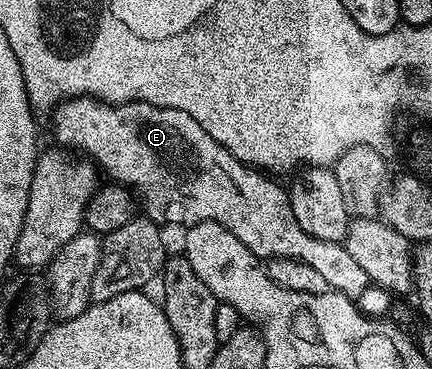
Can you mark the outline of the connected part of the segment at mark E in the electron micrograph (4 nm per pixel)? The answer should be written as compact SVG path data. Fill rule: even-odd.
M72 97L59 102L53 110L53 116L55 122L51 129L59 144L56 146L67 151L80 149L83 152L80 154L90 158L102 172L104 169L114 184L130 190L142 211L144 209L147 212L144 213L146 220L160 227L190 227L202 221L221 223L221 227L233 231L233 235L241 239L241 243L245 243L245 247L249 247L249 251L253 251L257 258L284 257L305 263L313 267L313 271L321 271L328 290L359 299L366 289L372 288L369 275L365 275L353 255L349 255L346 244L309 235L309 231L297 223L297 215L293 215L290 192L284 186L282 189L275 182L278 180L272 179L266 172L244 165L225 147L221 147L221 143L217 143L217 139L213 139L213 135L209 135L205 127L197 123L197 119L193 119L193 115L149 101L126 101L123 105L109 105L106 101L98 101L96 97Z

